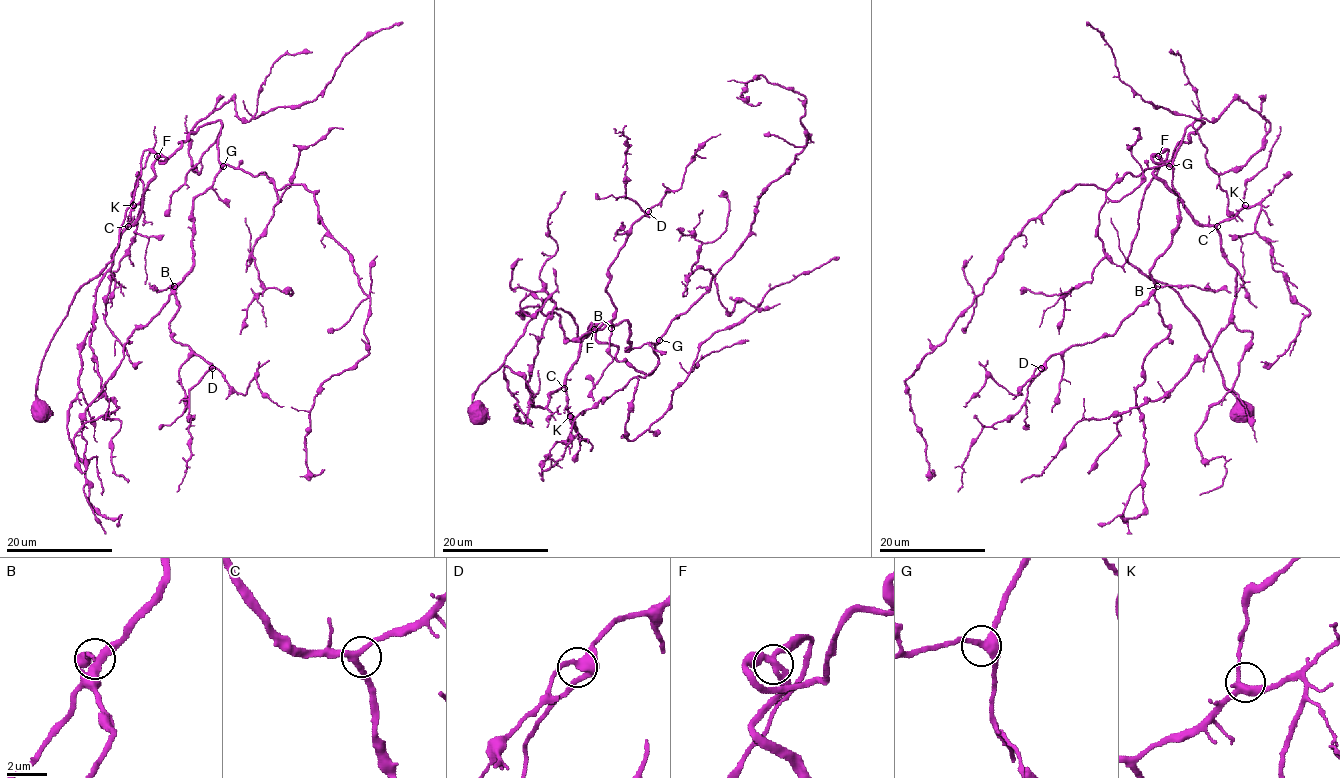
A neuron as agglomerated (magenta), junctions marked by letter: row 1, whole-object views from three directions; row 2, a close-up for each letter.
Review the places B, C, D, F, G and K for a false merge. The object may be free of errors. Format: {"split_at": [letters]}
{"split_at": []}

